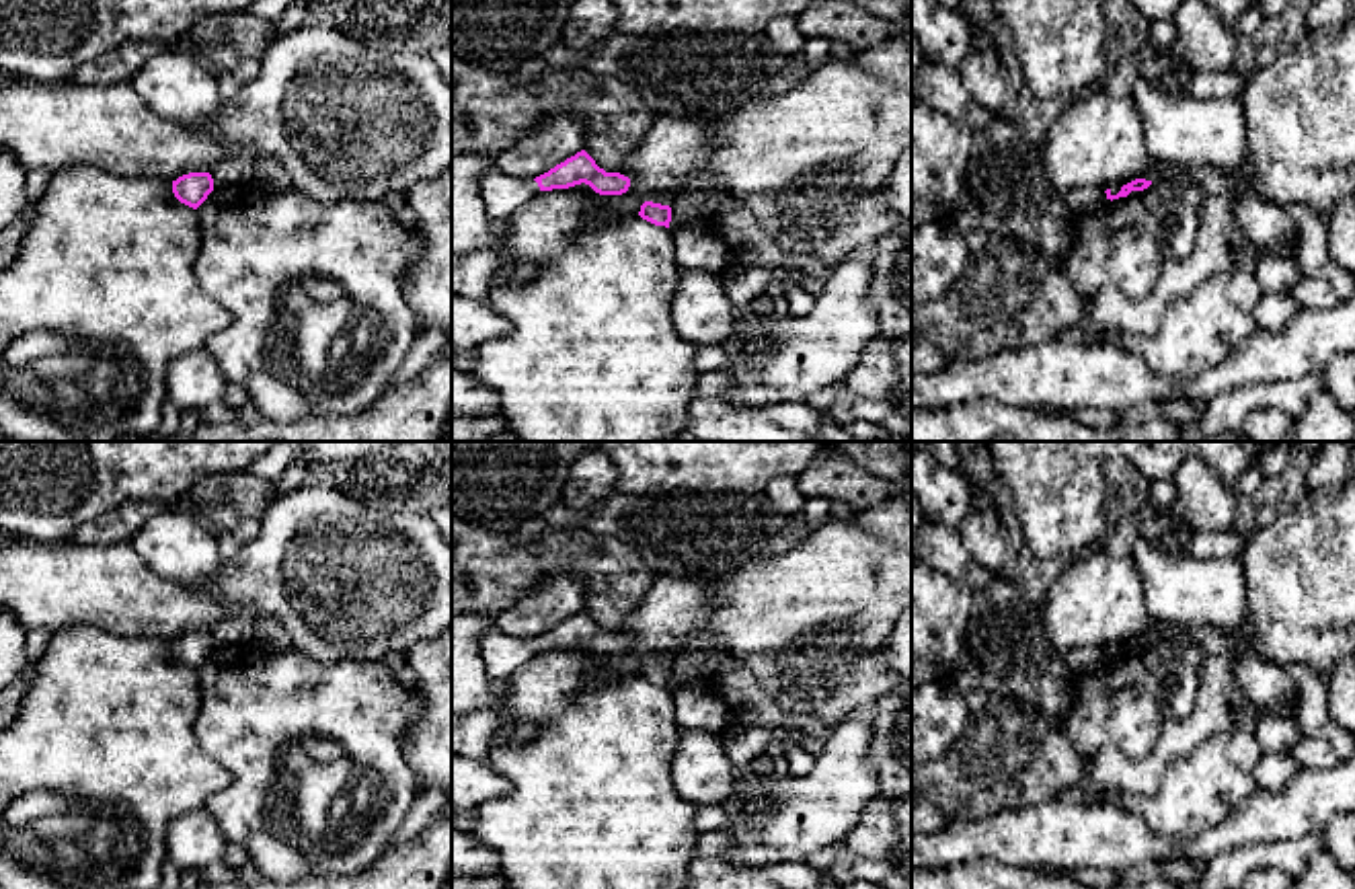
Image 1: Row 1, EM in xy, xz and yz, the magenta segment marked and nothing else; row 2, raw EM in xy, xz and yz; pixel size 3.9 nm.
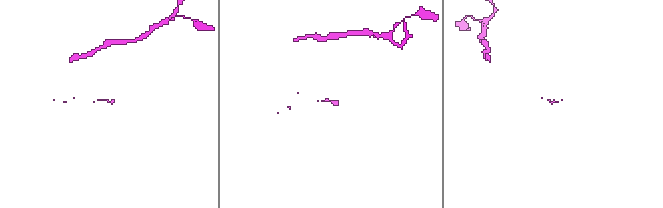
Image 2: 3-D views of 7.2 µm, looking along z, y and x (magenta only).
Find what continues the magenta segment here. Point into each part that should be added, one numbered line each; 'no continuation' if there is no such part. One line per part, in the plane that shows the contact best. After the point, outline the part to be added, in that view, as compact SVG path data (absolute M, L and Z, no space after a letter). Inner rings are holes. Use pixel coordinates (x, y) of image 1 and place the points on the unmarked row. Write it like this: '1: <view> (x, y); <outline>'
1: xz (501, 655); M493 626L480 641L485 671L495 680L509 678L538 653L540 647L534 639L511 639L497 626Z

